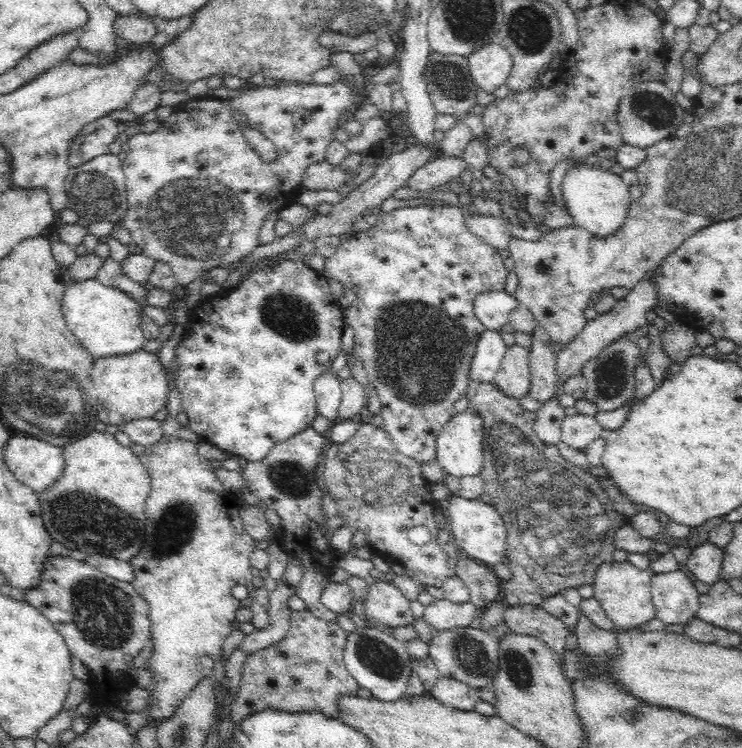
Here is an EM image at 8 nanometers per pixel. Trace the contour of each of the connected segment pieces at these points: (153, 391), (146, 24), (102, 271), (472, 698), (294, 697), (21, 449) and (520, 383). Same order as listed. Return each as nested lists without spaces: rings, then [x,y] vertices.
[[[143,349],[127,355],[94,360],[90,378],[98,399],[97,419],[105,425],[120,426],[140,418],[151,418],[167,403],[165,367],[160,363],[158,354]]]
[[[140,12],[131,13],[126,17],[118,15],[113,27],[116,36],[125,38],[131,45],[150,42],[152,36],[156,34],[154,22],[147,15]]]
[[[104,259],[102,266],[97,270],[95,278],[104,283],[104,286],[117,288],[138,301],[142,306],[146,305],[144,298],[146,298],[147,291],[142,287],[141,283],[134,282],[126,277],[122,273],[122,265],[115,259]]]
[[[441,676],[429,696],[449,707],[472,711],[481,700],[478,691],[479,689],[468,686],[455,678]]]
[[[308,609],[291,612],[291,627],[286,636],[275,645],[253,652],[244,662],[244,672],[238,692],[229,705],[230,723],[236,726],[247,716],[267,709],[288,712],[318,711],[330,718],[341,720],[340,698],[348,696],[358,698],[361,687],[349,673],[343,654],[347,645],[348,632],[337,621],[326,621],[316,618]]]
[[[14,434],[4,446],[3,460],[13,476],[36,494],[50,490],[65,466],[62,447]]]
[[[517,343],[506,346],[506,352],[493,382],[508,398],[522,398],[528,395],[528,388],[530,388],[529,350],[530,348],[522,347]]]

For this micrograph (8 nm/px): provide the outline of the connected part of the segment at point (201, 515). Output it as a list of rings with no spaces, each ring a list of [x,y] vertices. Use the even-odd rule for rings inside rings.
[[[163,436],[163,438],[154,445],[146,447],[146,451],[138,457],[140,463],[144,466],[144,469],[148,472],[151,479],[151,492],[148,496],[145,512],[146,512],[146,546],[140,550],[140,554],[136,558],[130,560],[132,569],[135,571],[135,579],[131,582],[132,586],[136,589],[136,592],[144,598],[148,603],[149,611],[148,616],[151,622],[151,639],[152,648],[154,652],[150,658],[150,662],[147,666],[150,666],[152,672],[154,672],[154,685],[151,691],[154,693],[154,702],[145,710],[148,722],[154,722],[158,718],[169,718],[180,707],[180,704],[188,697],[188,693],[204,678],[204,676],[213,676],[214,662],[218,658],[218,654],[222,652],[223,642],[228,638],[228,635],[232,630],[232,621],[235,619],[236,610],[238,608],[250,608],[252,601],[254,600],[257,586],[252,583],[254,576],[251,574],[252,566],[249,559],[252,552],[256,548],[256,542],[250,536],[244,525],[242,519],[240,519],[240,499],[234,494],[226,494],[226,490],[222,487],[222,484],[218,482],[214,475],[213,468],[208,464],[204,458],[200,458],[196,453],[196,446],[192,442],[186,442],[180,438],[173,438],[172,436]],[[236,584],[244,584],[249,590],[249,595],[244,600],[236,599],[230,590],[236,586]]]

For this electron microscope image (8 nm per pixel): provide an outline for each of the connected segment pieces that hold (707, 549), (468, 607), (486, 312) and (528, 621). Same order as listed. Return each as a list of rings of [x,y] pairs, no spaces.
[[[709,540],[694,547],[687,561],[689,571],[693,572],[700,582],[710,587],[720,580],[722,566],[724,566],[724,550]]]
[[[446,598],[436,599],[426,605],[423,611],[424,621],[434,632],[470,627],[470,623],[478,615],[478,610],[470,601],[456,604]]]
[[[505,291],[480,293],[473,300],[474,314],[484,329],[500,331],[509,322],[509,314],[516,308],[517,300]]]
[[[530,604],[507,606],[503,616],[503,622],[512,632],[528,634],[545,642],[556,653],[558,660],[563,660],[568,631],[558,618],[553,617],[542,607]]]

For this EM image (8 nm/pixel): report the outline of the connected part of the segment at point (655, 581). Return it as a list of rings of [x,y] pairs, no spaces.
[[[679,569],[672,572],[658,572],[652,577],[651,597],[654,618],[668,624],[686,624],[696,617],[700,593],[694,581]]]

